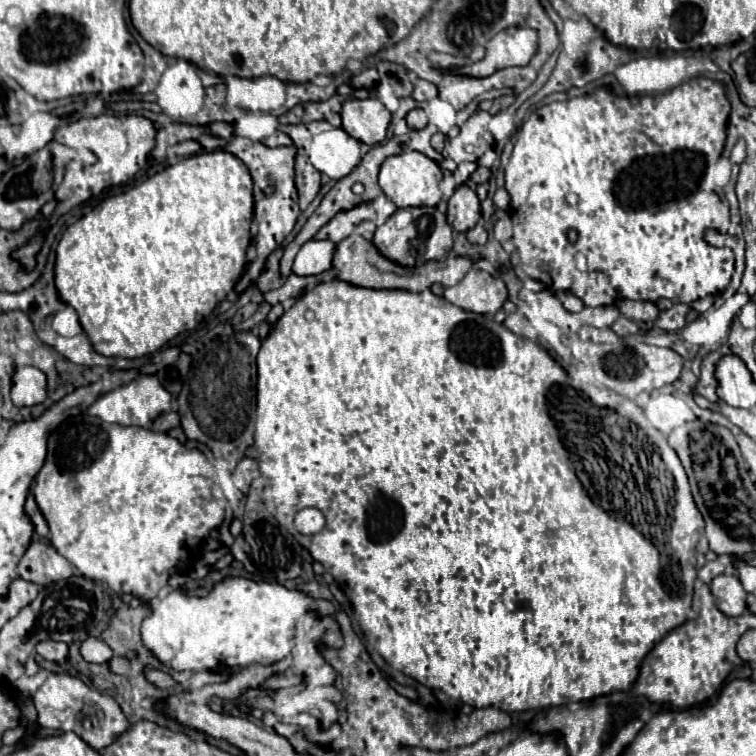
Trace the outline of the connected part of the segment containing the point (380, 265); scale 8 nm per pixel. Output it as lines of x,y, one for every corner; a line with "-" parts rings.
357,233
339,241
335,245
335,255
333,255
333,269
337,269
337,279
347,281
355,287
371,287
371,289
423,291
423,289
429,289
433,283
451,287
465,277
465,273
473,267
473,263
475,261
471,257
448,255
443,261
427,261
427,265
421,265
419,269
403,269
395,265
395,261
387,261
387,257
383,257
371,241
363,239

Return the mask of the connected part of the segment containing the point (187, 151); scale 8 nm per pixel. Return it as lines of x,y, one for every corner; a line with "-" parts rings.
191,139
191,141
177,143
177,145
175,145
175,151
177,151
177,155
181,155
181,157
189,157
189,155
193,155
193,153
199,153
199,151
201,151
201,145

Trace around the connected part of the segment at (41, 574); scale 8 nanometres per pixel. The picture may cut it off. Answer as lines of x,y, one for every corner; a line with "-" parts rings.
33,541
17,567
19,575
25,581
31,581
41,587
49,587
59,579
69,579
73,575
71,563
61,557
45,541

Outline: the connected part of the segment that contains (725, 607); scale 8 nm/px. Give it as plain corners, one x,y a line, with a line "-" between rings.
719,575
711,581
711,591
715,597
717,607
727,617
739,617
747,611
747,593
741,581
733,575

